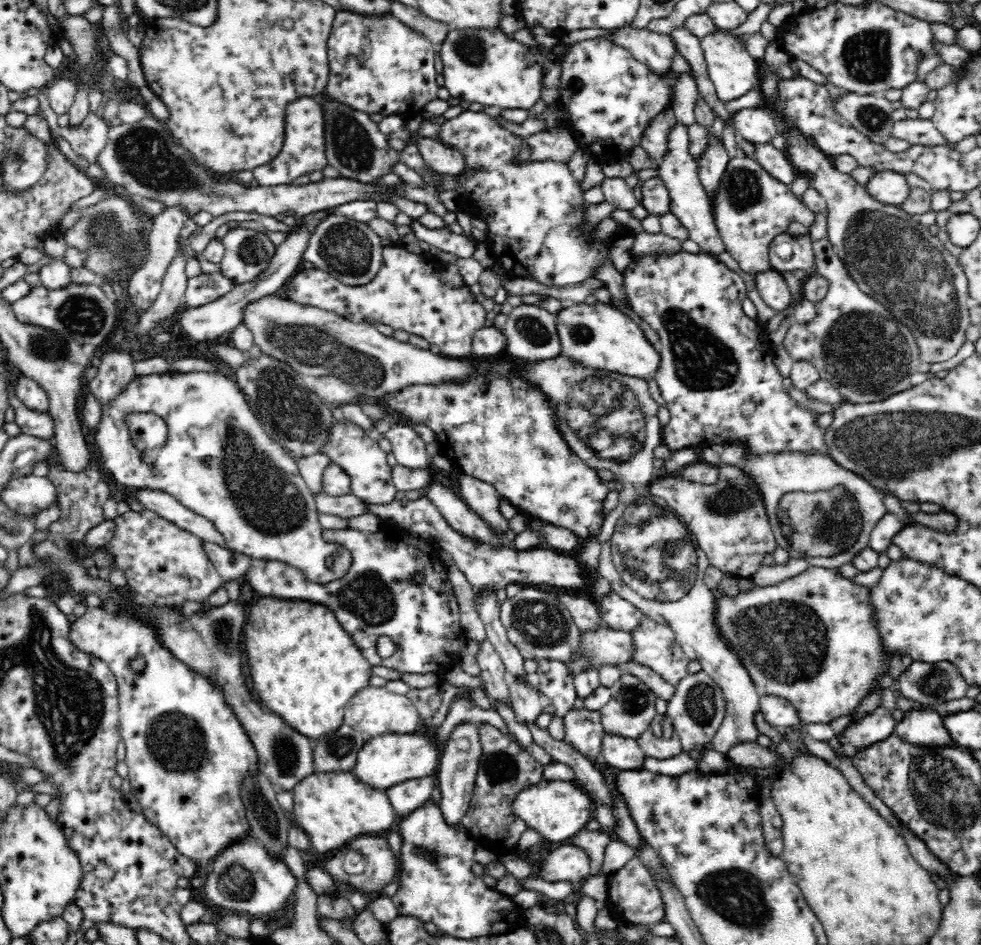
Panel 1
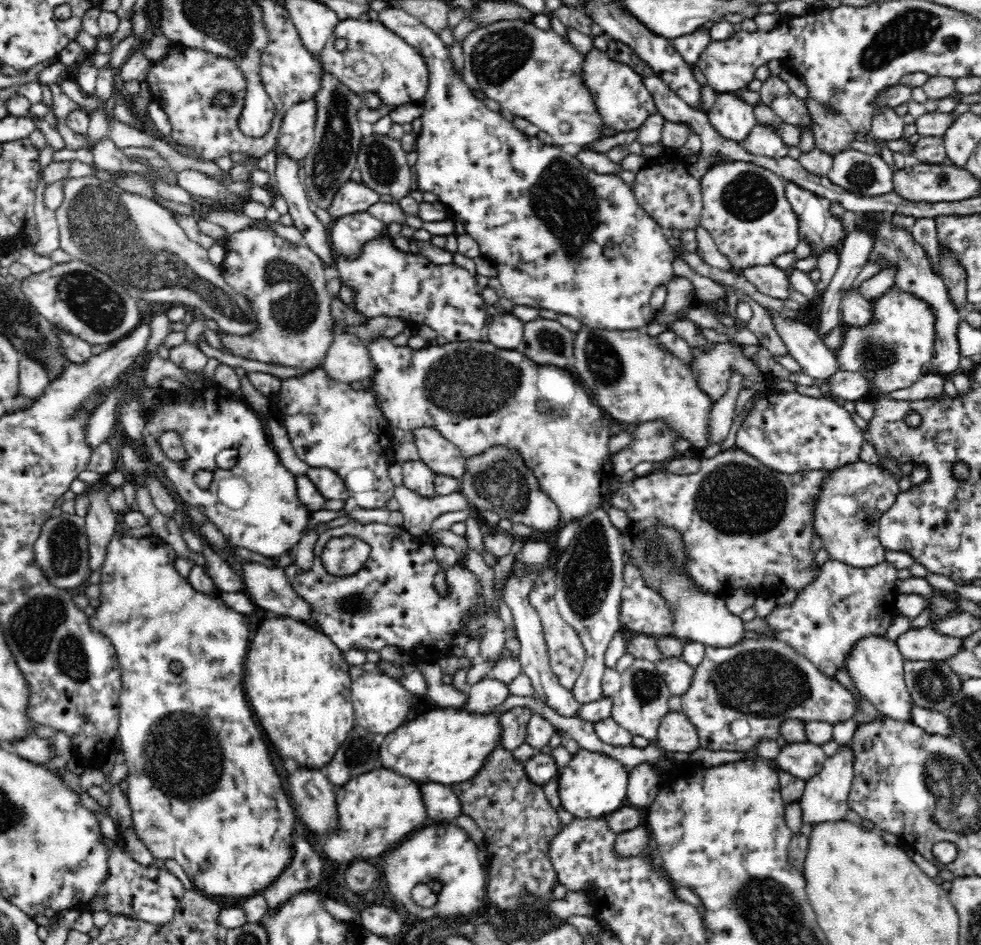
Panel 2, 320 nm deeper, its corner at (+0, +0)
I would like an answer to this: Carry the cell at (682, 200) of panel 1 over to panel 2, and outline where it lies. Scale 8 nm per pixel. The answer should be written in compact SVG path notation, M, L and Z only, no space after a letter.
M771 314L771 320L787 351L801 366L801 370L808 376L829 384L829 378L840 368L837 355L828 350L820 336L797 320L784 320L778 314Z

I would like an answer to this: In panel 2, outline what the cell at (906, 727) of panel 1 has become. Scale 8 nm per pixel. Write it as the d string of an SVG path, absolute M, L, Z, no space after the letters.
M868 634L850 648L844 661L855 688L878 709L879 715L910 721L910 706L914 702L904 682L904 657L895 642L886 635Z

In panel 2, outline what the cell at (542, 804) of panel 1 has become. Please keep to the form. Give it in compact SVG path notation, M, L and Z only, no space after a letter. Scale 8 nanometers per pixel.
M579 748L558 780L561 806L574 817L609 816L612 812L626 806L628 780L630 780L630 772L618 760L602 752L590 752L590 750Z

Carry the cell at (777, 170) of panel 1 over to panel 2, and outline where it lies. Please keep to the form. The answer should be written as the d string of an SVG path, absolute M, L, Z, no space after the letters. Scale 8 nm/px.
M790 181L785 182L785 195L792 210L796 213L796 217L798 217L799 240L806 242L811 247L810 256L816 257L818 261L822 253L827 253L832 249L834 249L834 253L840 253L848 232L844 228L842 219L830 211L832 200L822 198L819 194Z

